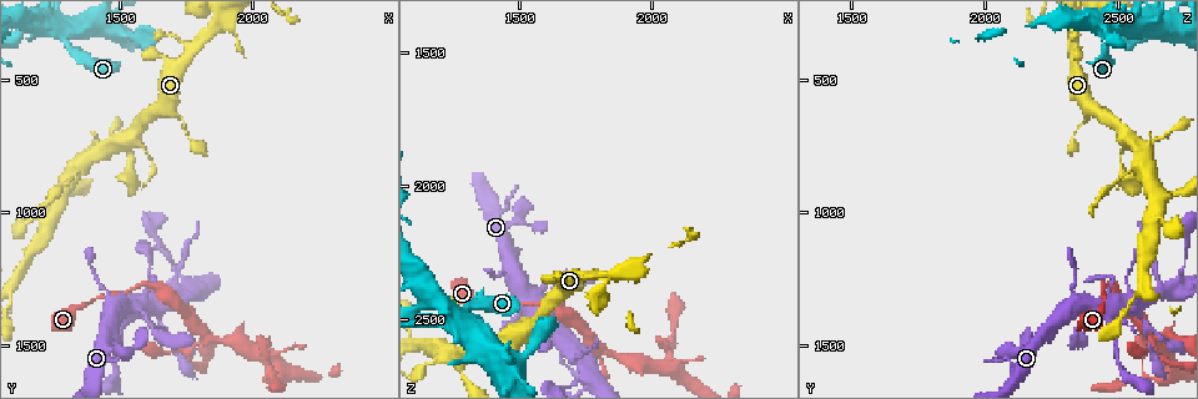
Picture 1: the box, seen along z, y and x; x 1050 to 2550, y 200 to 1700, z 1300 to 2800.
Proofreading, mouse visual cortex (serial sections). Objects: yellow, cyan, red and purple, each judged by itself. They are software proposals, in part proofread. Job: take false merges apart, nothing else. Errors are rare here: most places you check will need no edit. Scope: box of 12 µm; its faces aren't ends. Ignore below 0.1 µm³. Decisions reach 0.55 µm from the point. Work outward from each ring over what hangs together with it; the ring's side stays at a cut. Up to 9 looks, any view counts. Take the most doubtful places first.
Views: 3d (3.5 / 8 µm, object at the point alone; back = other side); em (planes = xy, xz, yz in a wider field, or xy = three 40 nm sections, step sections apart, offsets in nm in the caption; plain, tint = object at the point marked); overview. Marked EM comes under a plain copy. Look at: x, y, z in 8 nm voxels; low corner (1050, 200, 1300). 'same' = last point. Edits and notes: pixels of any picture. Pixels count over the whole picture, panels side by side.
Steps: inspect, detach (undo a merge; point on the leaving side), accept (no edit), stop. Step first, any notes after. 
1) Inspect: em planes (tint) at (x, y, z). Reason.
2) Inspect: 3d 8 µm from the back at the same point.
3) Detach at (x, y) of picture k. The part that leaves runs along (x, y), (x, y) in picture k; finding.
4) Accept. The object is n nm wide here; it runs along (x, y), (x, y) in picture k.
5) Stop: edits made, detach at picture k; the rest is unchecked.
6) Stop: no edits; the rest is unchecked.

Inspect: 3d 3.5 µm at (1860, 300, 2340). Three arms meet.

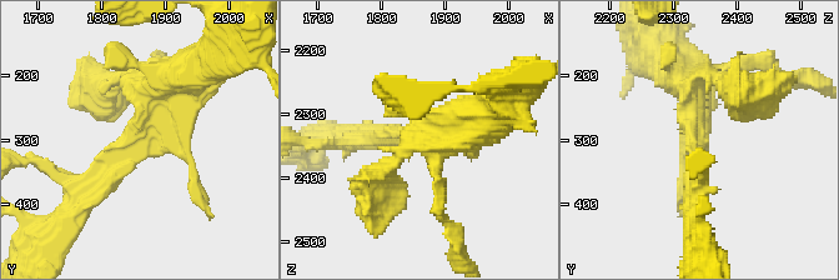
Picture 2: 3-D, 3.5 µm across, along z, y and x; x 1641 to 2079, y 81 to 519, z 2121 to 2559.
Inspect: em xy step 2 (tint) at (1860, 300, 2340).

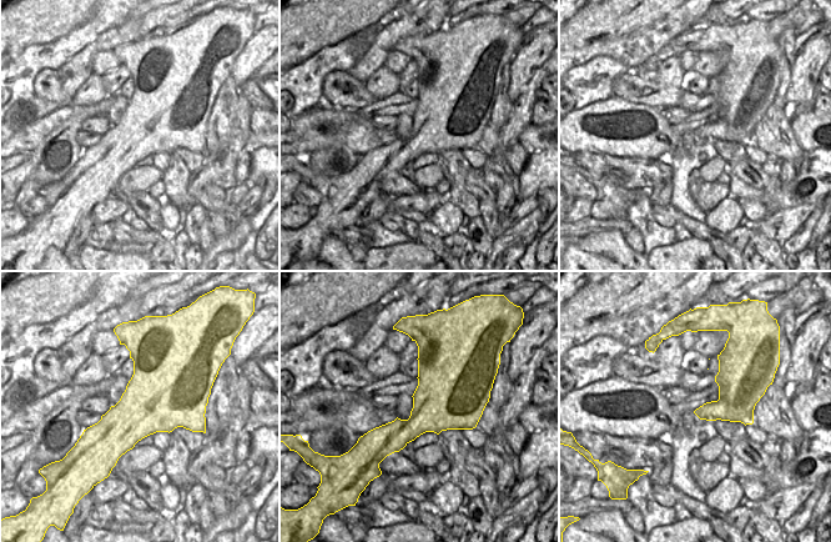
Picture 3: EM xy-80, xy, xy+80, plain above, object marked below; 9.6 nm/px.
Accept. It runs along (84, 200), (141, 146), (145, 85), (126, 78) in picture 2; all the same cell.

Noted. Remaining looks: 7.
Inspect: 3d 3.5 µm at (1800, 1440, 2600). Arms part here.

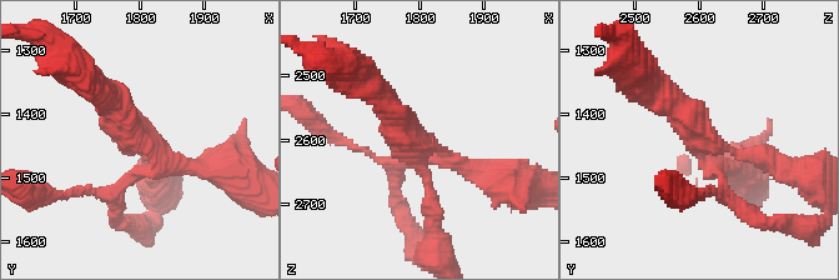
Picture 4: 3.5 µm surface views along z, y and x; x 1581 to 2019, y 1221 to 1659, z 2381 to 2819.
Inspect: em xy step 5 (tint) at (1790, 1435, 2605).

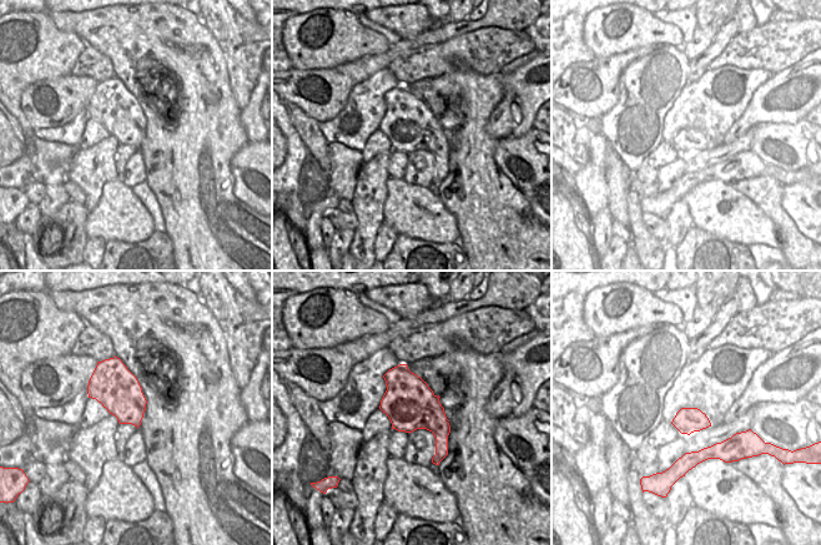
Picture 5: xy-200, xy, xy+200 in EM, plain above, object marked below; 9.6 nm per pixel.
Accept. The object is 500 nm wide here; it runs along (91, 78), (134, 135), (202, 165) in picture 4; all the same cell.

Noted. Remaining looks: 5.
Inspect: 3d 8 µm from the back at (1560, 1340, 2410). Four arms meet.

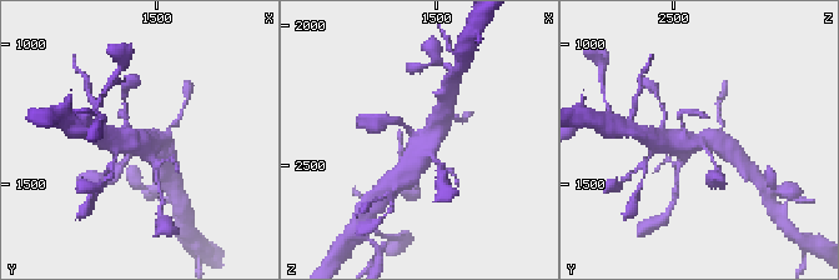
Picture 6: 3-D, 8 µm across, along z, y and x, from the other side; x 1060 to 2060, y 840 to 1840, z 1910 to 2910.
Inspect: 3d 3.5 µm at (1550, 1360, 2410). Zoom in.

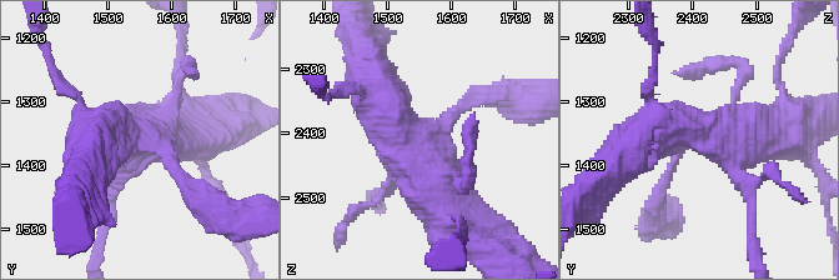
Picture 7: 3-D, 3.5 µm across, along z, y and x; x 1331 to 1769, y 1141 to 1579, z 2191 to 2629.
Inspect: em planes (tint) at (1555, 1350, 2400).

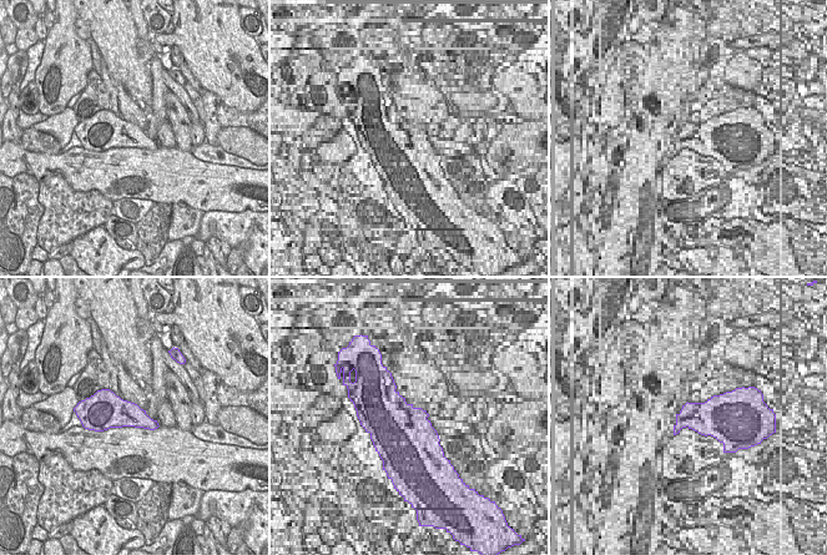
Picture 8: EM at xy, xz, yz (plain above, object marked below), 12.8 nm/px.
Accept. It runs along (385, 96), (408, 160), (473, 230) in picture 7; all the same cell.

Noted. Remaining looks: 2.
Inspect: 3d 3.5 µm at (1250, 1000, 2640). Three arms meet.

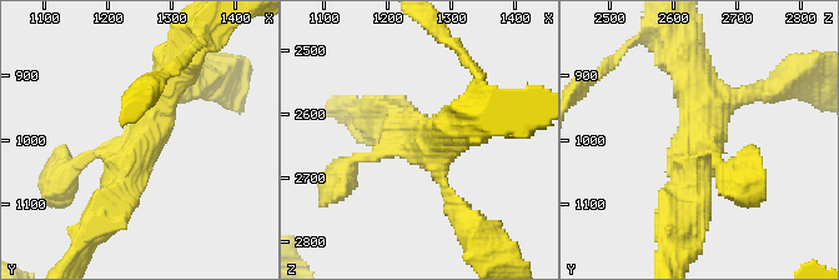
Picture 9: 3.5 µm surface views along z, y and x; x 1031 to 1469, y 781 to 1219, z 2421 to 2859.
Inspect: em xy step 2 (tint) at (1255, 1005, 2630). 3 arms meet here; the arms are 150, 400, 400 nm wide; need the tissue.

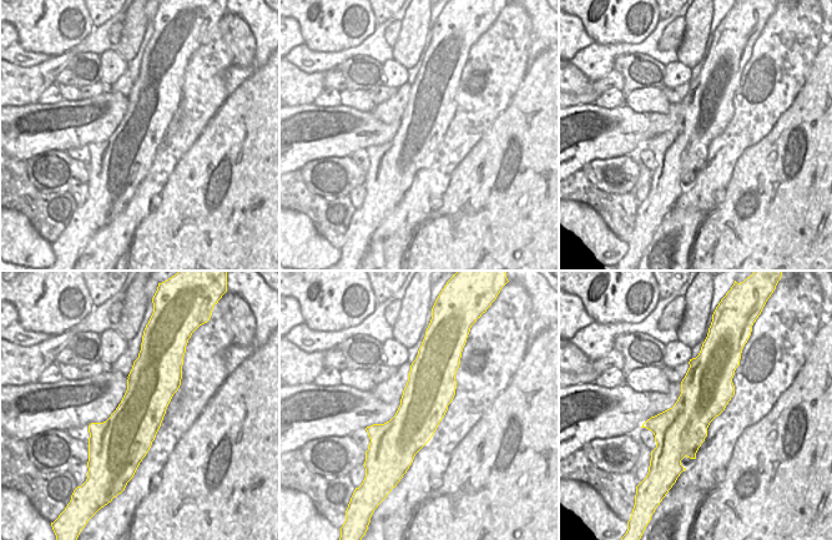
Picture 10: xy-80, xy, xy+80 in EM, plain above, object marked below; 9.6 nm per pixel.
Accept. It runs along (171, 68), (147, 136), (109, 209) in picture 9; continuous, no second cell.

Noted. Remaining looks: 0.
Stop: no edits; the rest is unchecked.

